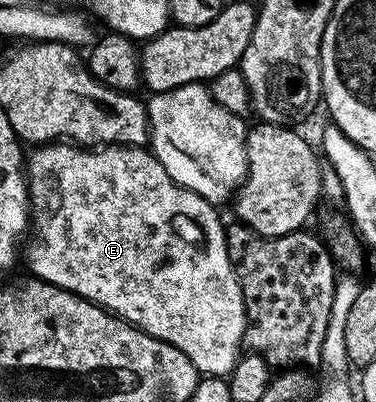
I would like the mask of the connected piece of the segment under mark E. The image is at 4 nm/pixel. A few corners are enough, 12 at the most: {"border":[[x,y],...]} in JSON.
{"border":[[145,146],[28,155],[33,278],[229,376],[215,204]]}

